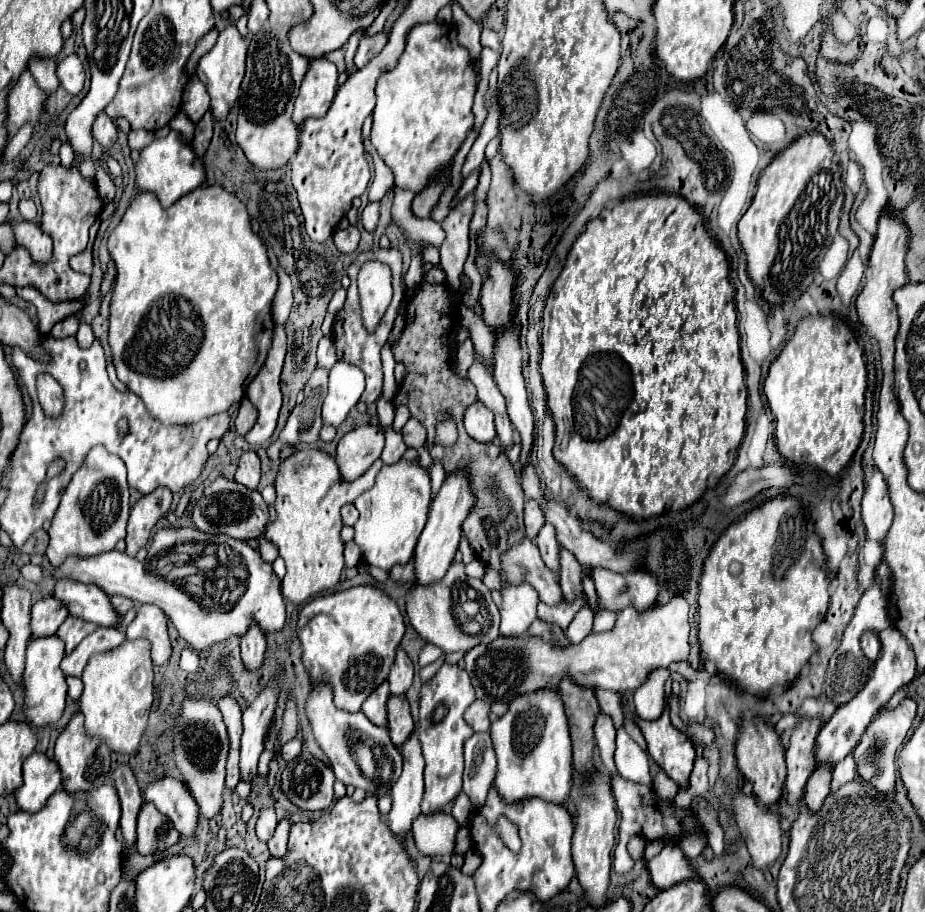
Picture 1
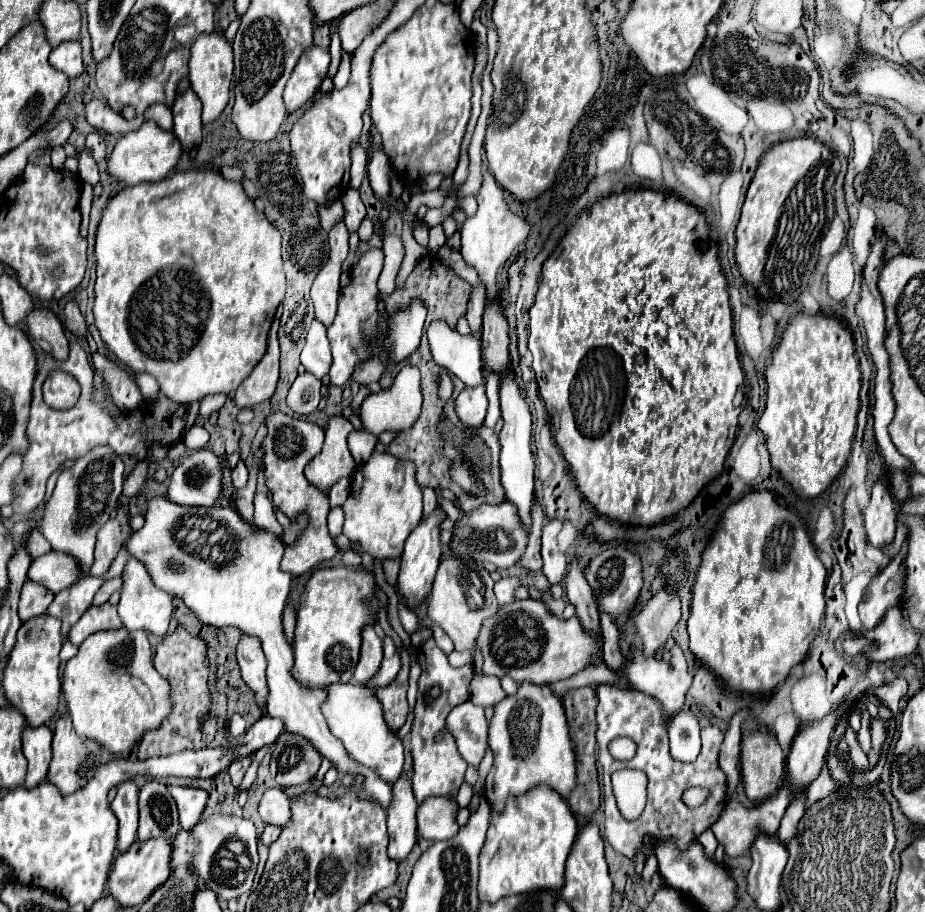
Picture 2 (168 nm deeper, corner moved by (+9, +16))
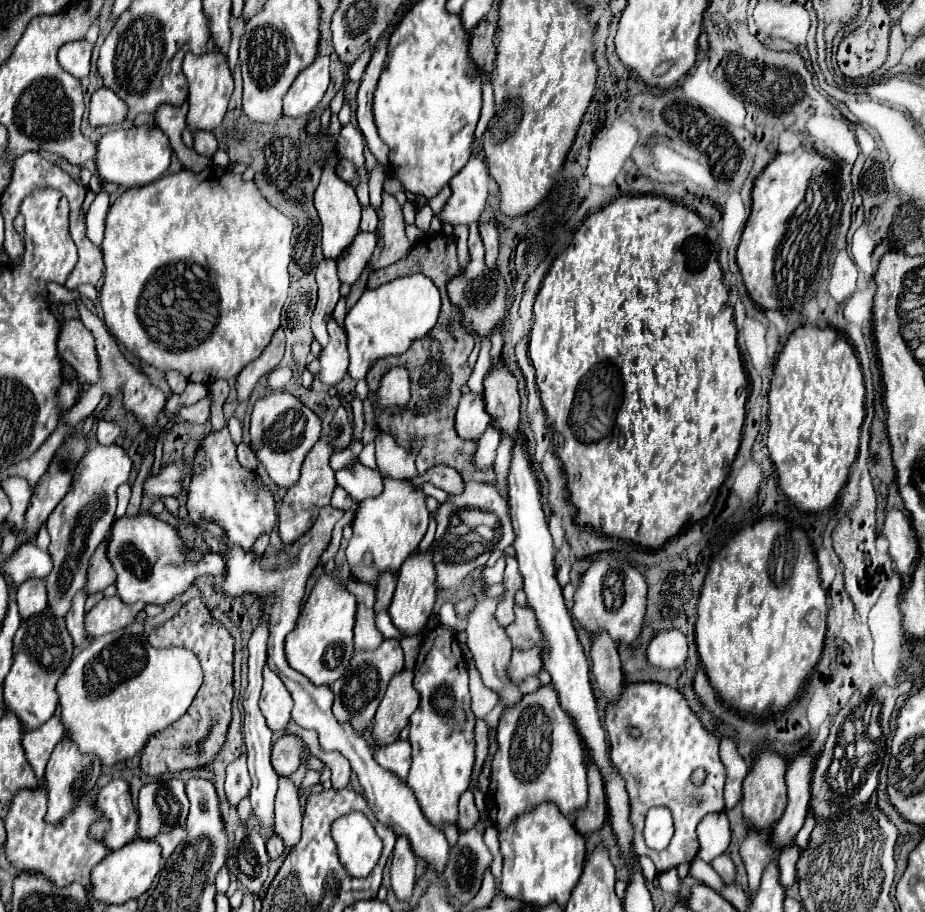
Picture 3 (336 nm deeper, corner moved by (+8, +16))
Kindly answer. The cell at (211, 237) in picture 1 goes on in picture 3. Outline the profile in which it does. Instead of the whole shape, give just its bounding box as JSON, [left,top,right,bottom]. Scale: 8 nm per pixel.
[100,166,292,384]

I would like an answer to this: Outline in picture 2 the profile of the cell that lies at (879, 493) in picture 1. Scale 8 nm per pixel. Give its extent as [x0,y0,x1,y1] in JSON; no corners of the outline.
[863,482,897,548]

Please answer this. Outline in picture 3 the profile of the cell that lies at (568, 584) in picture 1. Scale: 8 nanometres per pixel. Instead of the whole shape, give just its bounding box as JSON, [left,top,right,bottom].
[590,630,624,700]

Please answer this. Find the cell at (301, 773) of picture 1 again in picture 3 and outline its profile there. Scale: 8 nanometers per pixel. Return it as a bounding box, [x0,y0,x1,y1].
[272,736,306,776]

